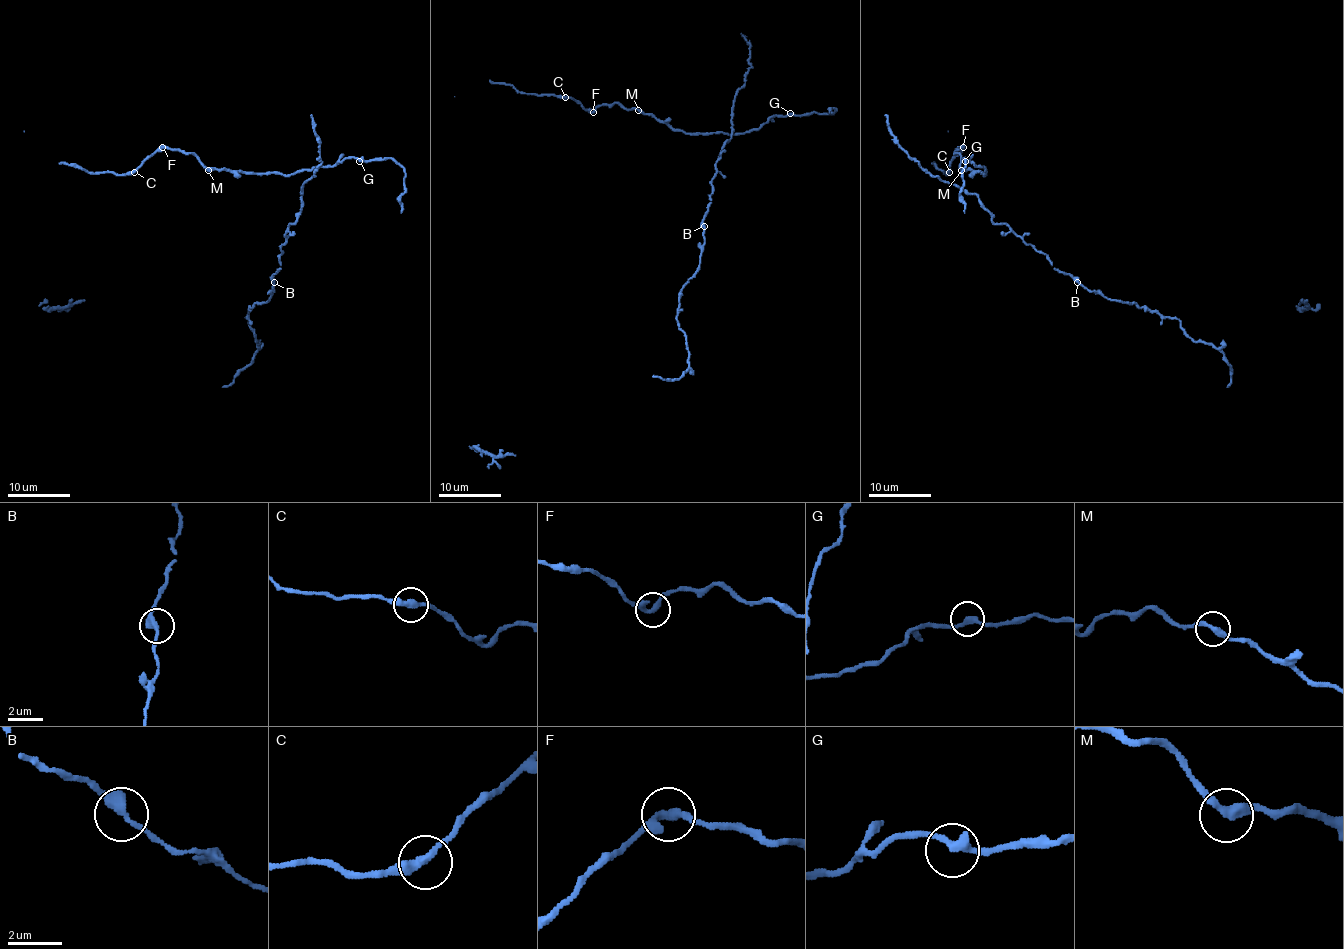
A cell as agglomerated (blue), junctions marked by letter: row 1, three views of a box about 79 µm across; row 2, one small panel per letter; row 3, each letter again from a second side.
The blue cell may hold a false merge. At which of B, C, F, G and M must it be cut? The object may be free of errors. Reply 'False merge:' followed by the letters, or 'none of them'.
False merge: none of them

